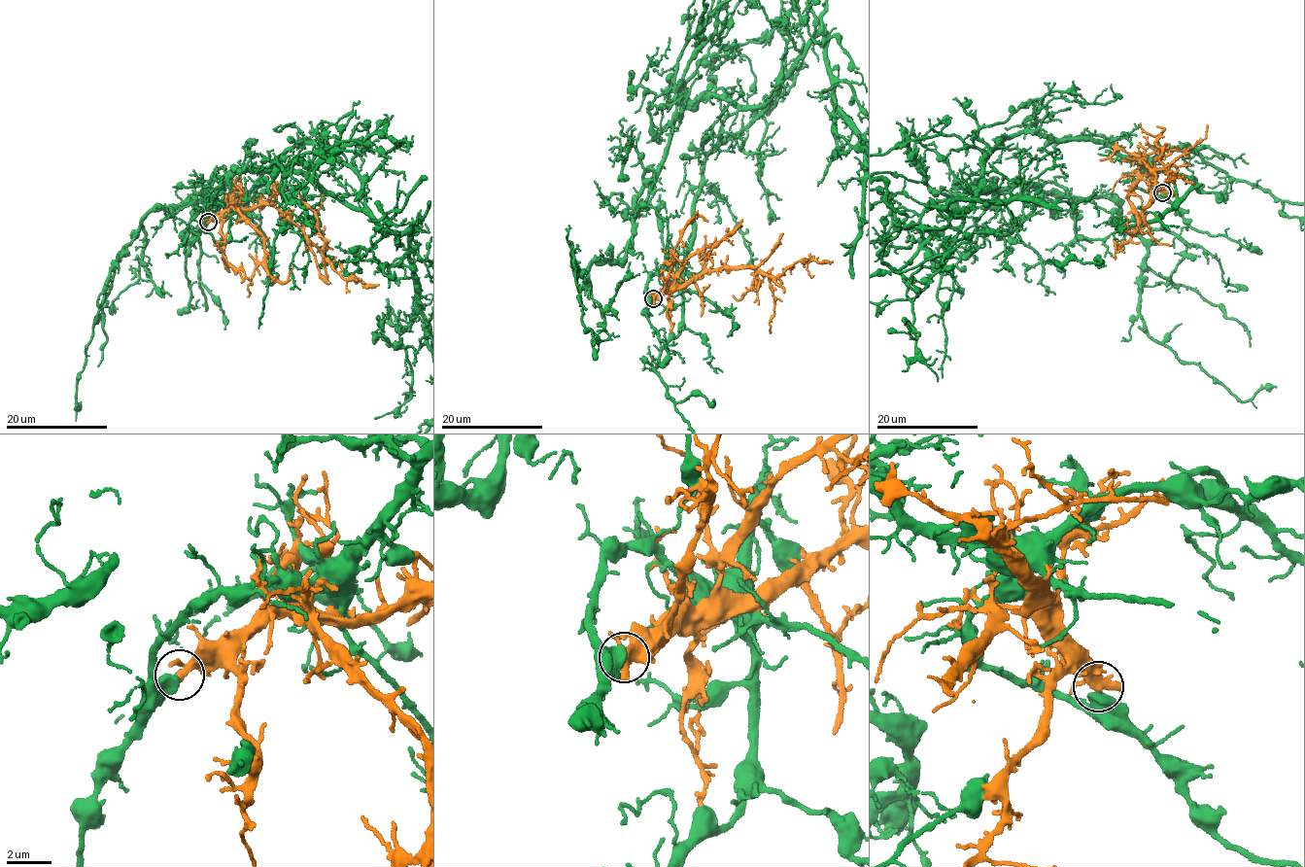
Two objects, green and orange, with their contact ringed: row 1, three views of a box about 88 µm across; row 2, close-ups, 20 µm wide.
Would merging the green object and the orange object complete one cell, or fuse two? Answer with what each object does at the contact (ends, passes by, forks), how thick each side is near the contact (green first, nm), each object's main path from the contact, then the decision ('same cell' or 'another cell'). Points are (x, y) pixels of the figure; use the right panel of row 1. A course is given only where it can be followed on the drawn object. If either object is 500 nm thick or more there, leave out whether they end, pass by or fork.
500 nm thick on the green side, 400 nm on the other; orange runs (1162, 192), (1151, 176), (1151, 168), (1139, 157), (1146, 165), (1170, 174), (1171, 181), (1166, 186), (1173, 174); another cell

